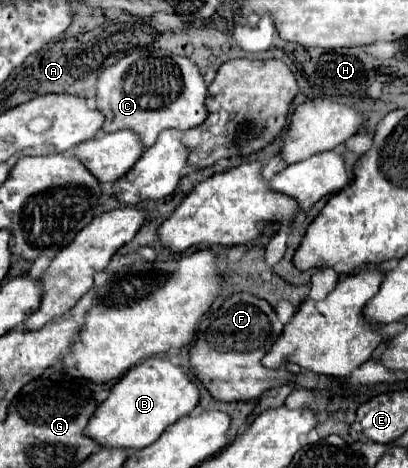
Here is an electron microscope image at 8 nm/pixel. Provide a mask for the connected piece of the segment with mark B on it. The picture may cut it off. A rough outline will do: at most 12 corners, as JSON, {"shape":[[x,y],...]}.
{"shape":[[153,356],[97,406],[85,434],[141,450],[189,414],[199,390]]}

